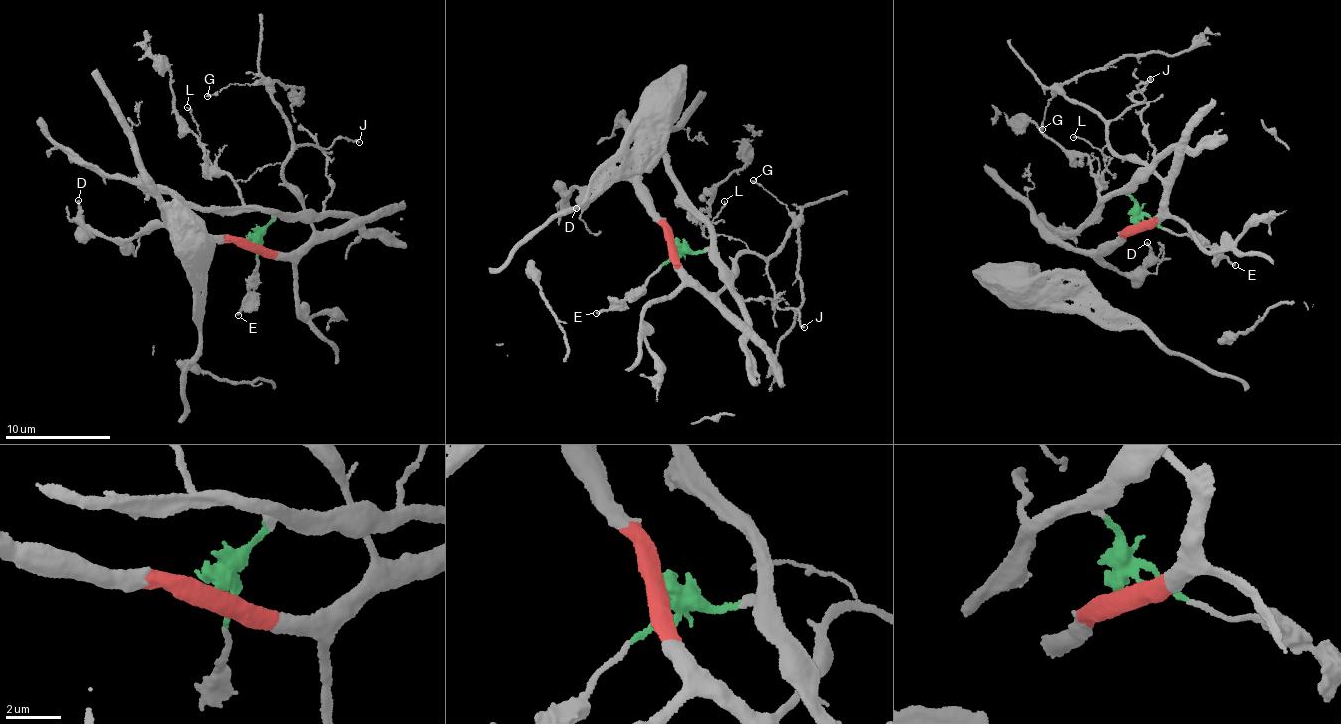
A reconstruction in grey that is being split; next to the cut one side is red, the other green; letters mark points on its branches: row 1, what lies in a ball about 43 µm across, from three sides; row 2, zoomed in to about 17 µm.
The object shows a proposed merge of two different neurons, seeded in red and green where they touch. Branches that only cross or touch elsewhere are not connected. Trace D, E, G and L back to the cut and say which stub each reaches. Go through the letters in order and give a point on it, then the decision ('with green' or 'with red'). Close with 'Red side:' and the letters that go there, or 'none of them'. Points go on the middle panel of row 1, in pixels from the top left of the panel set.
D: (576, 208) | with red
E: (596, 313) | with green
G: (753, 180) | with red
L: (724, 201) | with green
Red side: D, G

